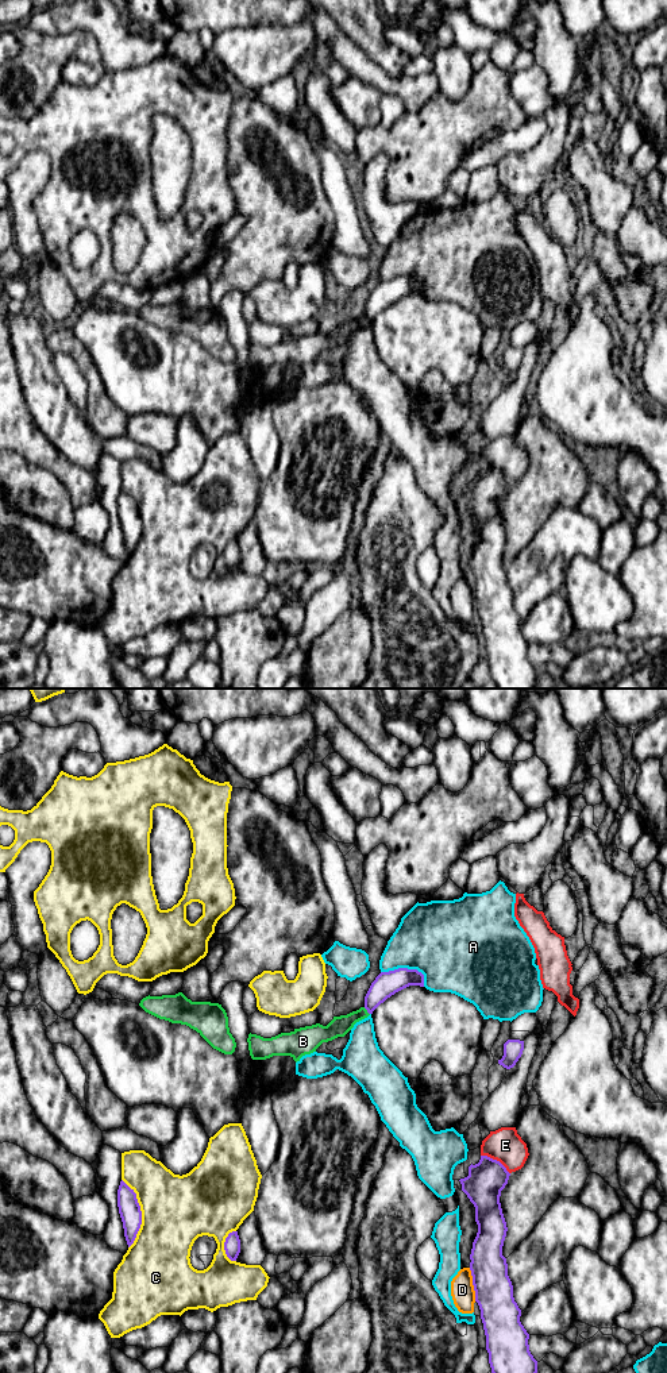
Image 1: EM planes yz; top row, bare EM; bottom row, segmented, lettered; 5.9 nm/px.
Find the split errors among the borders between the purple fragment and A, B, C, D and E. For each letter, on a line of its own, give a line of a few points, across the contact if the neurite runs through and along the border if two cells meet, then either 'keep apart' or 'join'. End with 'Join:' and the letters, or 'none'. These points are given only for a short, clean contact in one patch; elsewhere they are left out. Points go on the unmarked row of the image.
A: keep apart
B: line yz (363, 316), (369, 323); keep apart
C: keep apart
D: keep apart
E: keep apart
Join: none

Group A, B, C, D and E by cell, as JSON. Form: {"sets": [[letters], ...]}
{"sets": [["A"], ["B"], ["C"], ["D"], ["E"]]}

